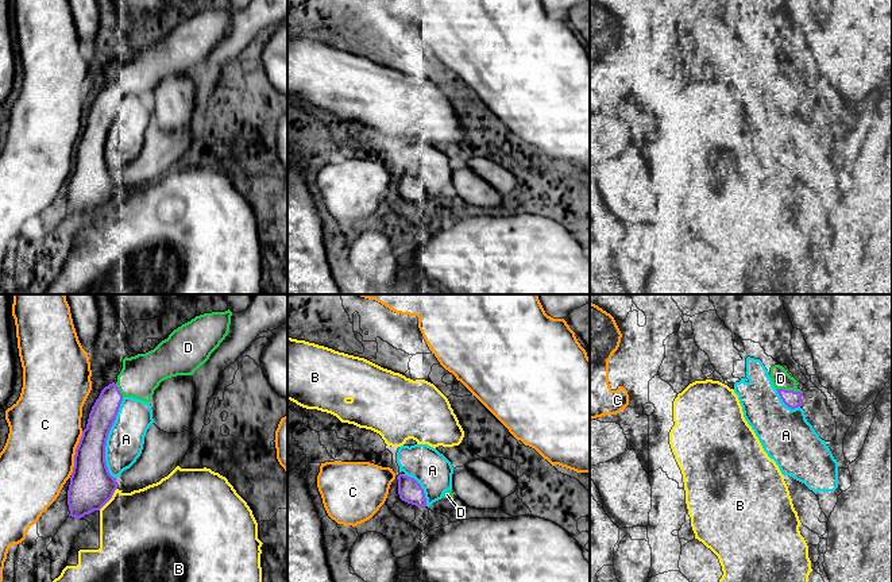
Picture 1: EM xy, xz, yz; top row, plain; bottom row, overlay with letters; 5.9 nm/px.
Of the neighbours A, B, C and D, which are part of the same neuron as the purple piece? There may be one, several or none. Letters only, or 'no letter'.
D

